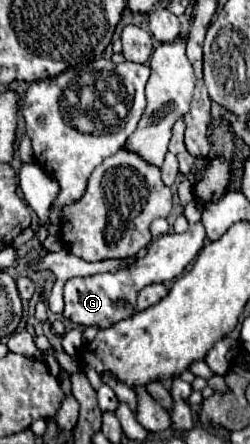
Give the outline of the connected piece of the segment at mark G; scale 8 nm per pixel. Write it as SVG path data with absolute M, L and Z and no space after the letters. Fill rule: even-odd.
M191 201L185 207L185 211L189 211L189 229L181 235L169 233L155 239L147 247L147 255L137 259L135 265L131 265L131 269L119 269L115 273L97 273L89 277L69 279L63 289L63 295L65 295L63 315L77 325L85 325L85 327L95 325L105 329L135 313L135 299L143 287L151 283L169 283L175 277L179 277L187 269L187 265L197 257L199 249L205 243L205 229L201 225L203 207L197 201Z

